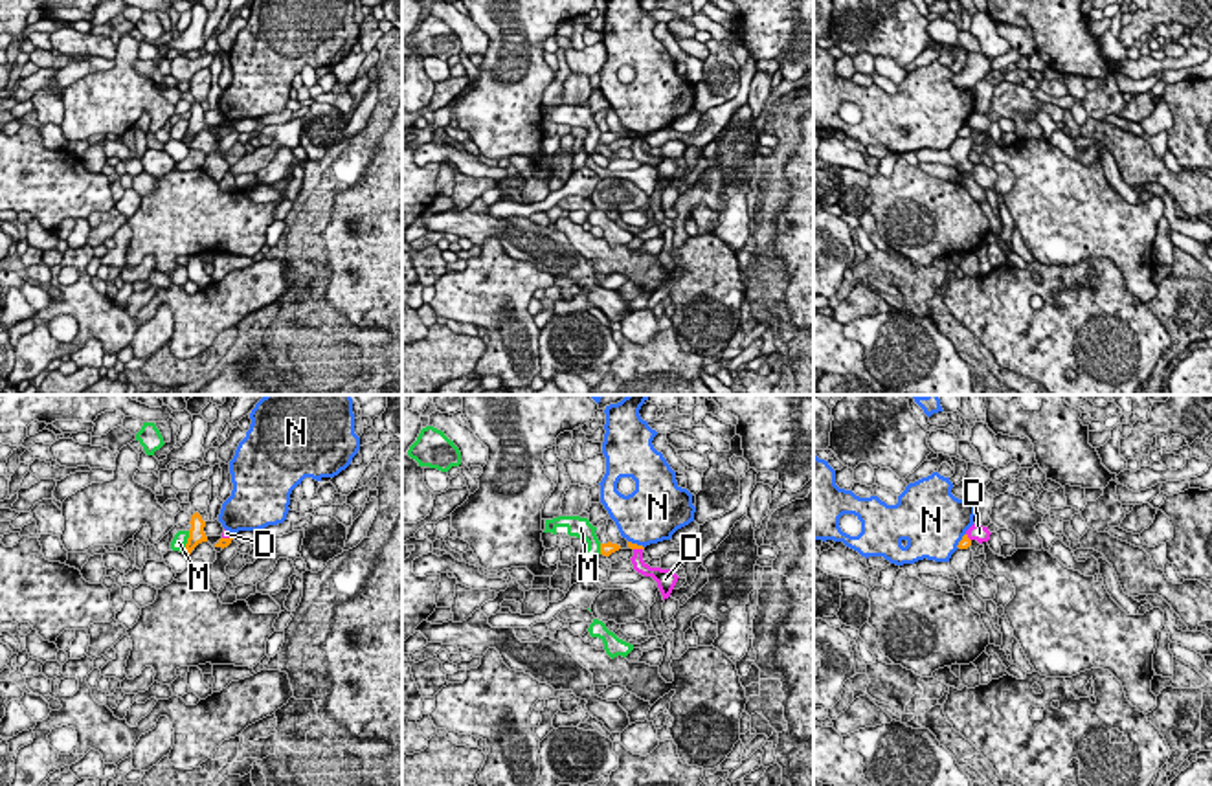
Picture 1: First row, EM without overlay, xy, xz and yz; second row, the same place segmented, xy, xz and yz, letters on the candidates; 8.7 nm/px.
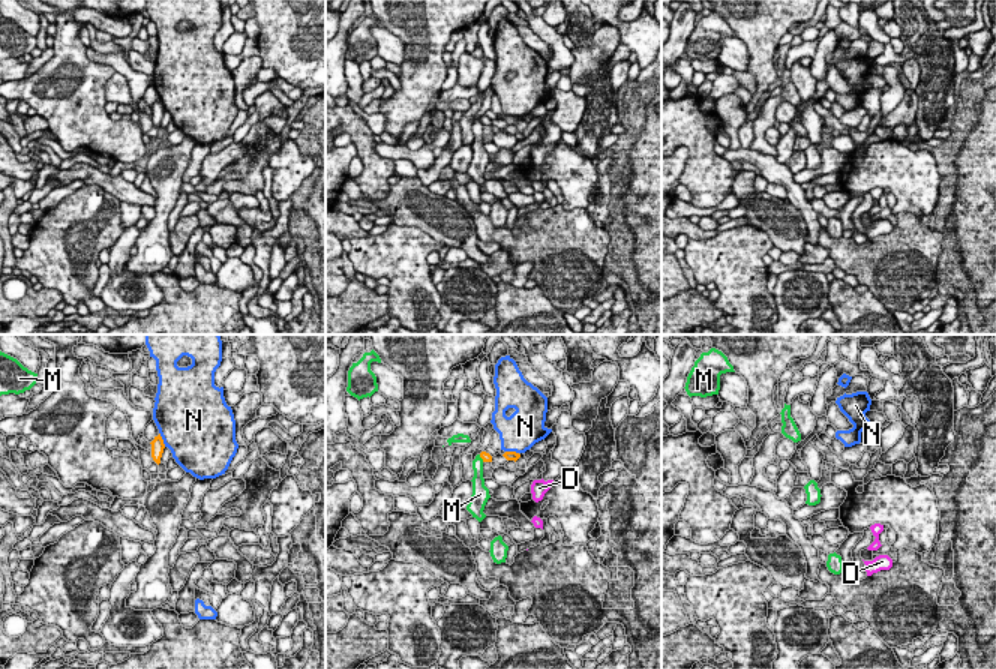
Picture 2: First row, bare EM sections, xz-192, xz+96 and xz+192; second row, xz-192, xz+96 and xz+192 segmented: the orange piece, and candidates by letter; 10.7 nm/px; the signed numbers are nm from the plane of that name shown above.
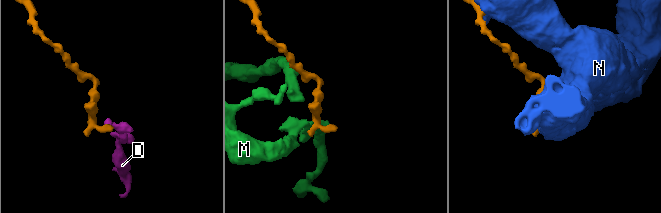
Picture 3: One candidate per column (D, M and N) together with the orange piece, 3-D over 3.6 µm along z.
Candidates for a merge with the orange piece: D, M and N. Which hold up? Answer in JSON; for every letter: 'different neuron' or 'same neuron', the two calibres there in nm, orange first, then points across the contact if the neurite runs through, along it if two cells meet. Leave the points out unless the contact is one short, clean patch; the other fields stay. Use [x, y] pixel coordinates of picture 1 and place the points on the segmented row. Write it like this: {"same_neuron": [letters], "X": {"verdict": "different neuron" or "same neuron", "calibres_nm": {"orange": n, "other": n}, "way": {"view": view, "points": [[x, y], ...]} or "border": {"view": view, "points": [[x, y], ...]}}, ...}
{"same_neuron": [], "D": {"verdict": "different neuron", "calibres_nm": {"orange": 90, "other": 60}, "border": {"view": "xy", "points": [[223, 537], [230, 538]]}}, "M": {"verdict": "different neuron", "calibres_nm": {"orange": 140, "other": 130}, "border": {"view": "xy", "points": [[190, 531], [182, 551]]}}, "N": {"verdict": "different neuron", "calibres_nm": {"orange": 60, "other": 480}}}

